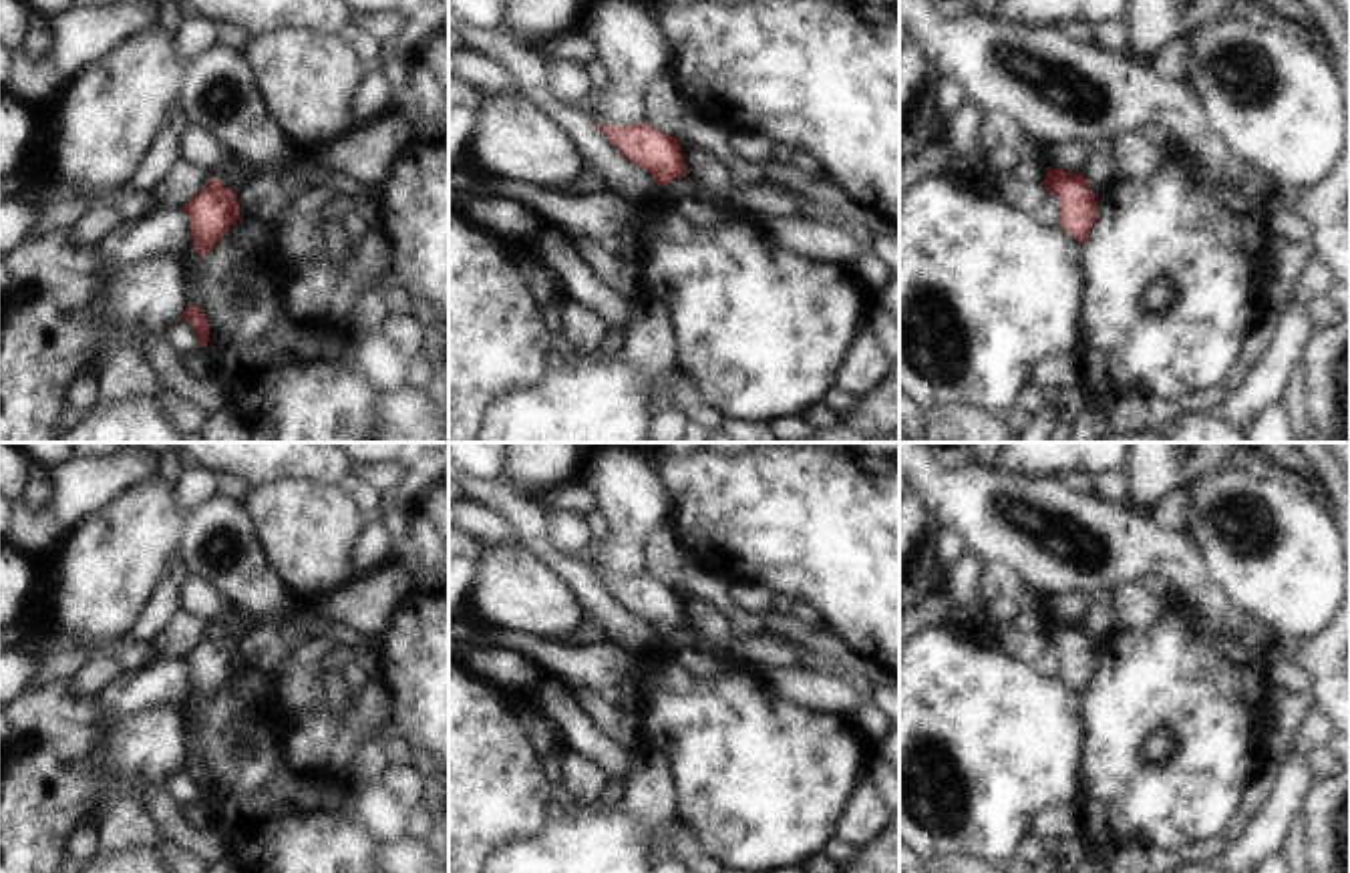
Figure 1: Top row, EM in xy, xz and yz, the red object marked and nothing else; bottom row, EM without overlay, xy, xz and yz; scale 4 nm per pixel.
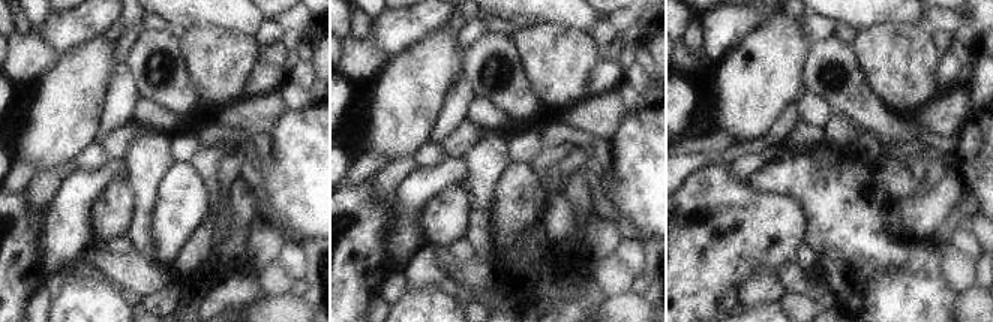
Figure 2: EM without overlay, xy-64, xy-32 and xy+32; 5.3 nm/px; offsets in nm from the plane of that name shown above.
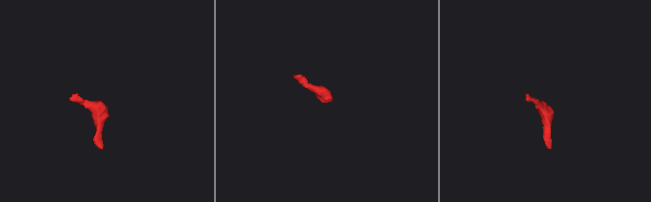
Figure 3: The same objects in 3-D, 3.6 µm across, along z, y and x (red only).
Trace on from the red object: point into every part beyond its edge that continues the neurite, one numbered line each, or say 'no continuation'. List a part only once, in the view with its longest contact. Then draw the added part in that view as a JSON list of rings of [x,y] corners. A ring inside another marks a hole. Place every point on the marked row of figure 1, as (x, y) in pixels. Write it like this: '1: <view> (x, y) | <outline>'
no continuation

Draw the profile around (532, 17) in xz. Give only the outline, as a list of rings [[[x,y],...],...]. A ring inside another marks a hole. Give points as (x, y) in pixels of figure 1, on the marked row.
[[[505,0],[505,24],[523,34],[553,36],[575,30],[585,0]]]

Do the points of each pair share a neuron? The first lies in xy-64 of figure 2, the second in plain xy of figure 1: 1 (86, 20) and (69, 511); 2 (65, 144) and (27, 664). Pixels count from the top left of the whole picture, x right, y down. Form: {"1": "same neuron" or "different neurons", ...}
{"1": "same neuron", "2": "different neurons"}

